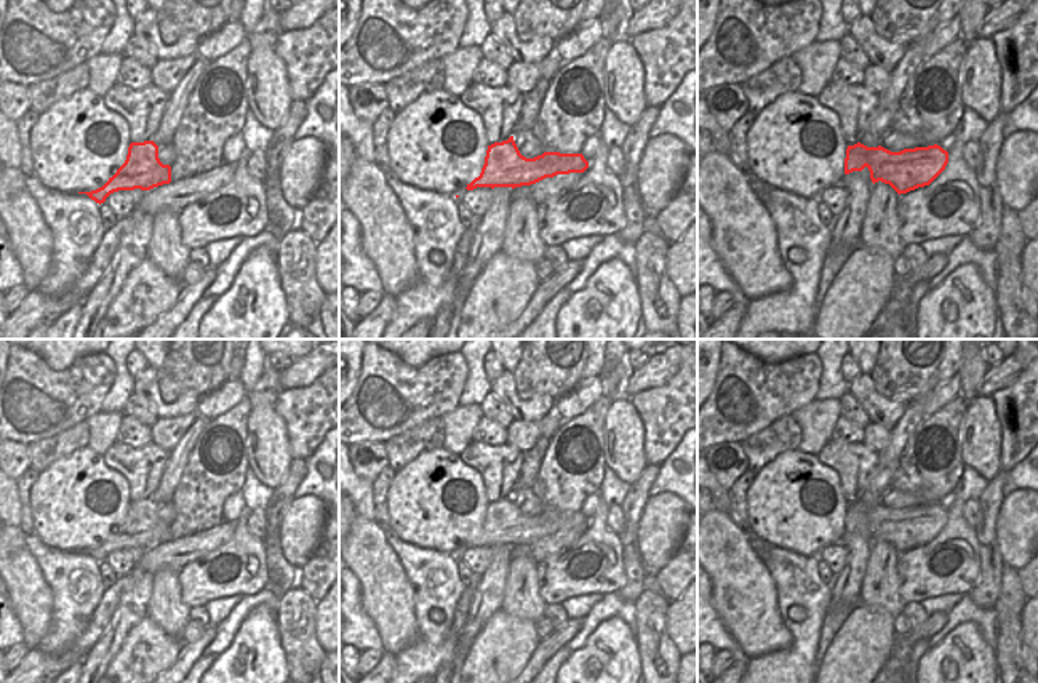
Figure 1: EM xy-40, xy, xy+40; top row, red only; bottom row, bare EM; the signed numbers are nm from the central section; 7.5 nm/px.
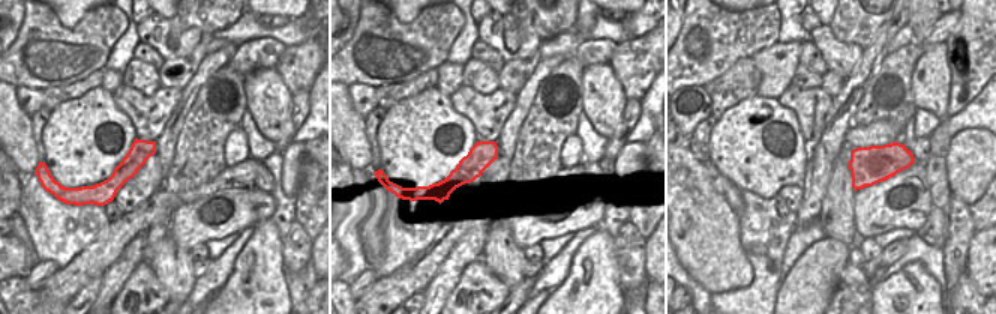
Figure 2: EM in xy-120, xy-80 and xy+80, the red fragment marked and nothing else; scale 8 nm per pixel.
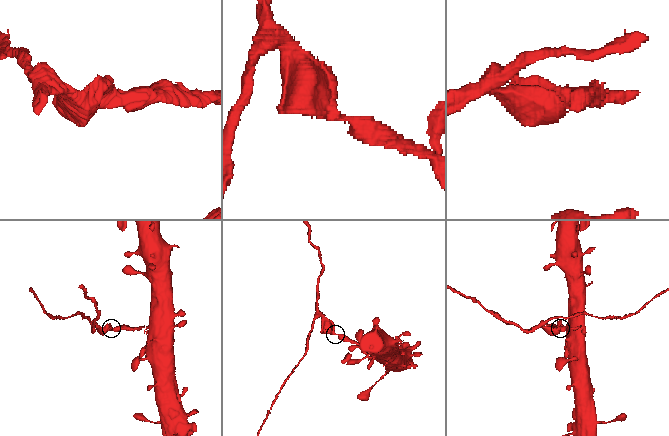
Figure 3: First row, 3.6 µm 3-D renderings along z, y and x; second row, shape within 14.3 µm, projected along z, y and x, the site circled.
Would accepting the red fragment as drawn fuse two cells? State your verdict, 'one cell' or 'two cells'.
two cells

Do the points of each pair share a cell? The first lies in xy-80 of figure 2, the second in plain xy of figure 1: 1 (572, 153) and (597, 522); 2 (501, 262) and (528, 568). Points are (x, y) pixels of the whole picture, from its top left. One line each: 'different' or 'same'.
1: different
2: same

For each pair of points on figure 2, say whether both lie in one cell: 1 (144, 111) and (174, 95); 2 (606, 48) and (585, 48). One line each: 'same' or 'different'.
1: same
2: same

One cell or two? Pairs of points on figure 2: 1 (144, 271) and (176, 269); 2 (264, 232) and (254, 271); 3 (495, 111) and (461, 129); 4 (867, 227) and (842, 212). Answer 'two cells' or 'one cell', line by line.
1: two cells
2: one cell
3: two cells
4: two cells

